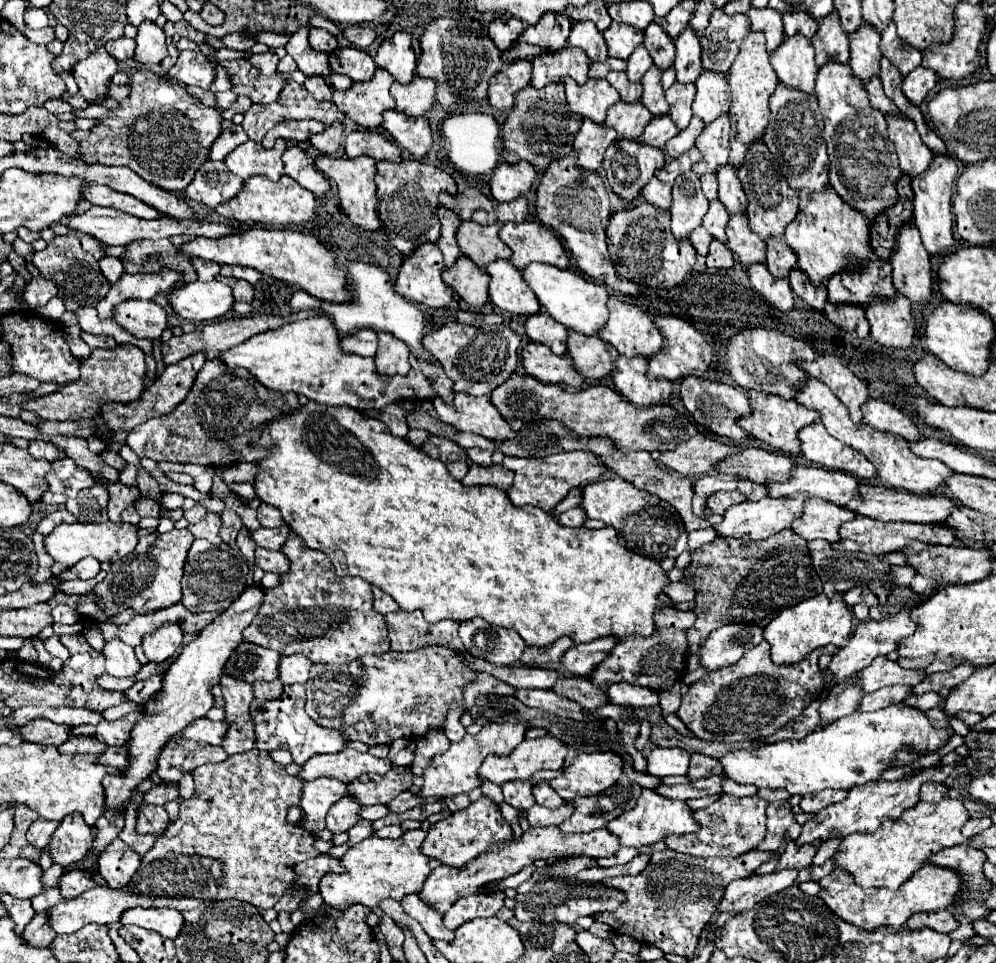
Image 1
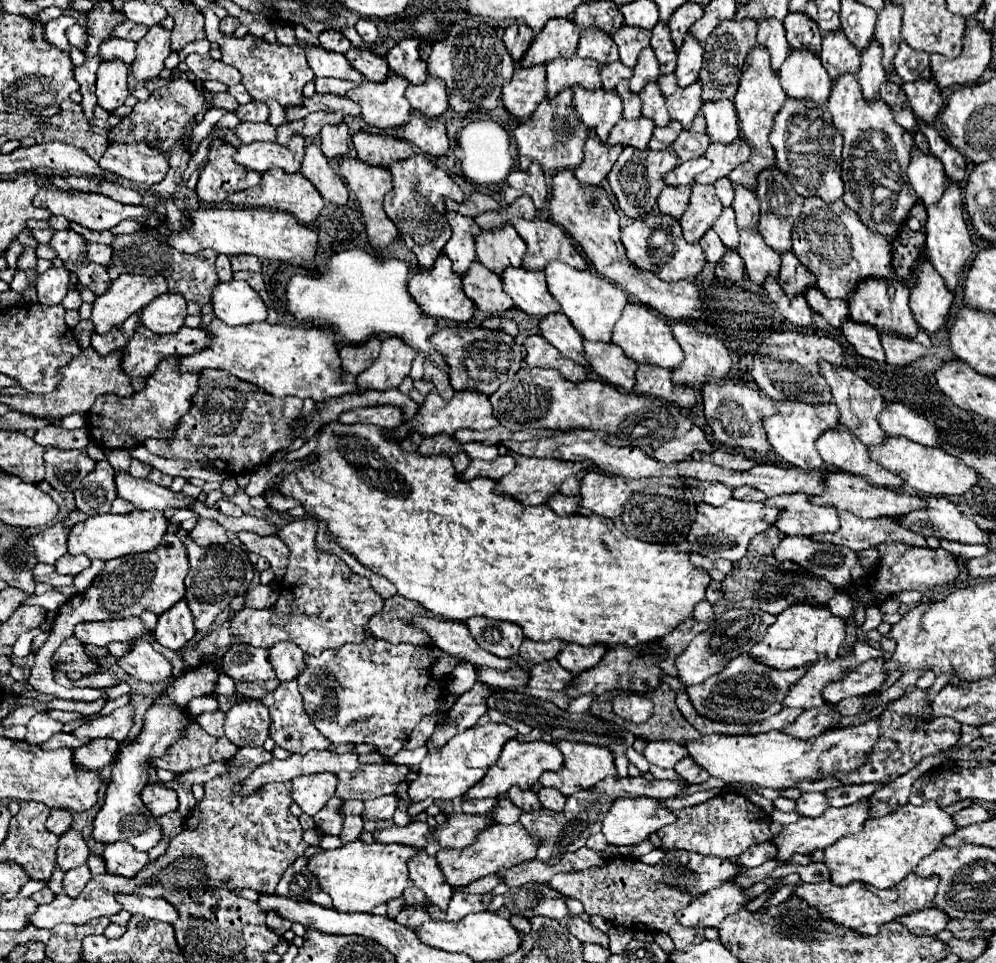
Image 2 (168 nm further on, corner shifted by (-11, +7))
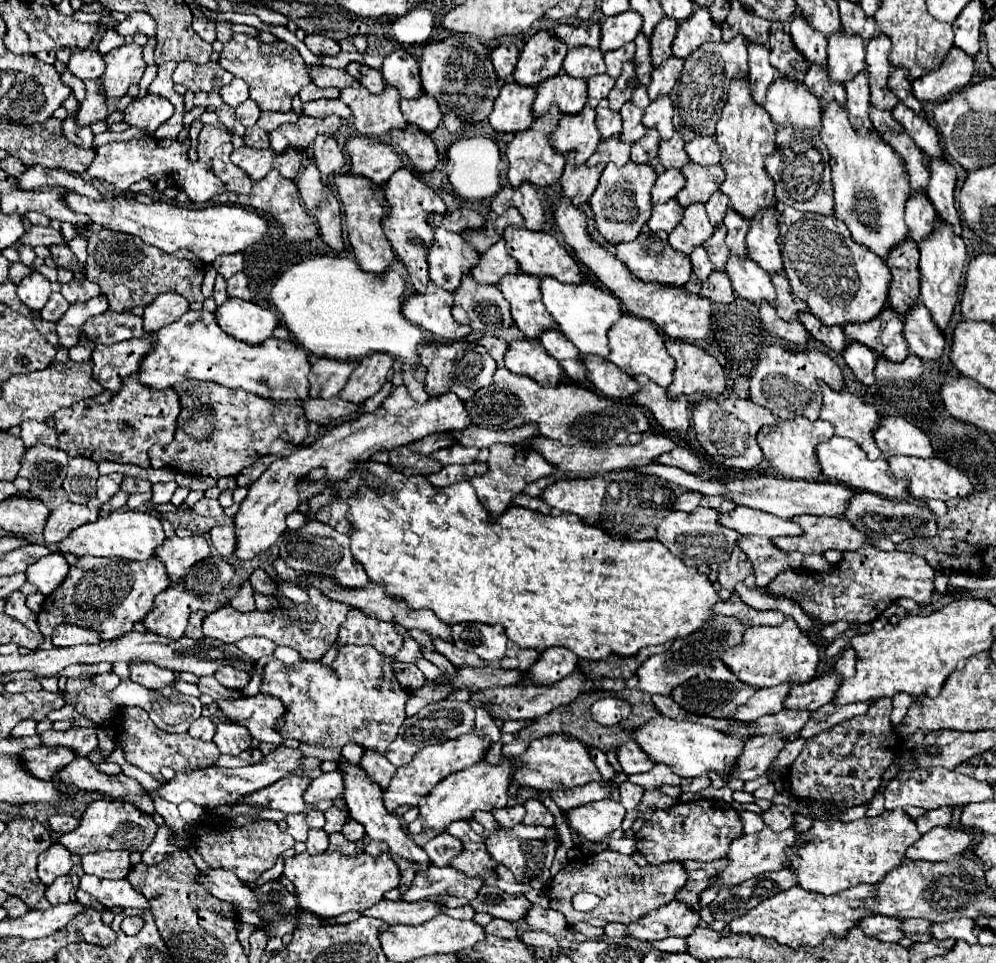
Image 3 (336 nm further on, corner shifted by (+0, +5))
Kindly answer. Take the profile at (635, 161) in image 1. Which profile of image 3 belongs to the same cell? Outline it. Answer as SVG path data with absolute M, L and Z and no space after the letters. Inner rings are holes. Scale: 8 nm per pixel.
M627 162L625 166L617 168L607 164L599 188L593 192L589 206L591 206L591 218L595 220L595 228L599 234L605 238L607 244L621 244L621 242L631 242L639 236L643 224L649 220L651 214L651 188L655 184L655 170L649 164L635 164Z

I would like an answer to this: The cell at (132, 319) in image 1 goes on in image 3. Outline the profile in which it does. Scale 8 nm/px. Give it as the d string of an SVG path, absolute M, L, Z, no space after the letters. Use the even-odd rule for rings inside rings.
M175 292L161 294L145 308L143 328L145 328L145 332L153 334L153 332L161 330L163 326L169 326L175 320L179 320L187 310L189 310L189 302L183 296L179 296Z

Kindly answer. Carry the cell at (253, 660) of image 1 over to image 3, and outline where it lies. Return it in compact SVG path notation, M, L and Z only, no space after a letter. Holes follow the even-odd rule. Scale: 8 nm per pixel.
M223 666L221 670L215 672L215 678L225 686L225 688L231 688L231 690L243 690L249 682L249 676L245 670L239 670L239 668L233 668L233 666Z

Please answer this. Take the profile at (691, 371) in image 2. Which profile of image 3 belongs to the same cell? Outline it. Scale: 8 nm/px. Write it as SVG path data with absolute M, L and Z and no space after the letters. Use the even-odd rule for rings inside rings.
M669 340L667 350L677 362L673 384L667 388L671 398L683 394L723 394L725 374L711 354L689 342L677 340Z

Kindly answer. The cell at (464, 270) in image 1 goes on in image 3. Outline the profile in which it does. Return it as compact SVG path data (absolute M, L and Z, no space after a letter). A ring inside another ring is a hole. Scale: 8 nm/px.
M465 274L461 286L455 290L451 314L459 324L467 324L483 334L493 334L513 324L509 302L503 298L501 290L497 286L477 284L469 274Z

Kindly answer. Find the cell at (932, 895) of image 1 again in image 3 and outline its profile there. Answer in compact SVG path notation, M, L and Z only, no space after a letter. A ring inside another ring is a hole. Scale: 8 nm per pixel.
M799 886L783 890L773 898L763 900L757 908L745 912L743 916L731 920L725 930L731 934L747 934L747 936L765 936L773 938L779 944L787 946L817 946L827 936L845 936L859 918L867 916L869 910L851 908L843 896L823 896L817 892L807 892Z

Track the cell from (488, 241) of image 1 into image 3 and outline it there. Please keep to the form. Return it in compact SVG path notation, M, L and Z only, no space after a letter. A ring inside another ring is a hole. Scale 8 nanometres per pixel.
M505 240L493 244L479 260L479 264L471 270L471 276L479 284L497 284L505 274L517 274L519 266L507 252Z

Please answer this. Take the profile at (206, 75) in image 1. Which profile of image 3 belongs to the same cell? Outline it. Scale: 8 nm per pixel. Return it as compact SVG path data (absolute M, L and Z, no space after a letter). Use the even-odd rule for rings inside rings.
M179 62L173 72L173 82L187 86L191 92L217 92L225 84L233 80L233 74L223 70L217 62L207 64L193 64L193 62Z

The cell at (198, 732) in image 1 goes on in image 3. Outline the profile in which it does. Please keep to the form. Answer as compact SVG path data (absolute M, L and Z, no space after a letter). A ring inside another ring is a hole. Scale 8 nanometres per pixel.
M197 718L191 726L189 726L189 734L193 736L193 738L199 738L199 740L205 740L205 742L209 742L209 740L213 740L213 734L215 734L215 724L213 724L213 720L211 718Z

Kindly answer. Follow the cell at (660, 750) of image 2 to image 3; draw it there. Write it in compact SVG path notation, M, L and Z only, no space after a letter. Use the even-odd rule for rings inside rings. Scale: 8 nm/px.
M627 740L625 744L617 746L617 760L625 774L641 774L645 770L649 772L655 766L633 740Z

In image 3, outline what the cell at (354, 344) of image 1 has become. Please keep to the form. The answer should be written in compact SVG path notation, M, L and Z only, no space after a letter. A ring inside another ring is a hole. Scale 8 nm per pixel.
M315 358L309 372L309 396L313 398L333 398L345 386L347 378L355 370L357 364L341 362L331 358Z

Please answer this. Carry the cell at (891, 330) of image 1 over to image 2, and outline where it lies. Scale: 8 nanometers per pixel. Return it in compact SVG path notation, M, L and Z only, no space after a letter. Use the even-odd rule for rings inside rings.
M922 328L918 330L916 340L904 340L904 336L888 336L888 334L880 334L880 340L886 352L886 362L896 366L912 364L918 358L926 356L930 350L930 336L922 332Z

